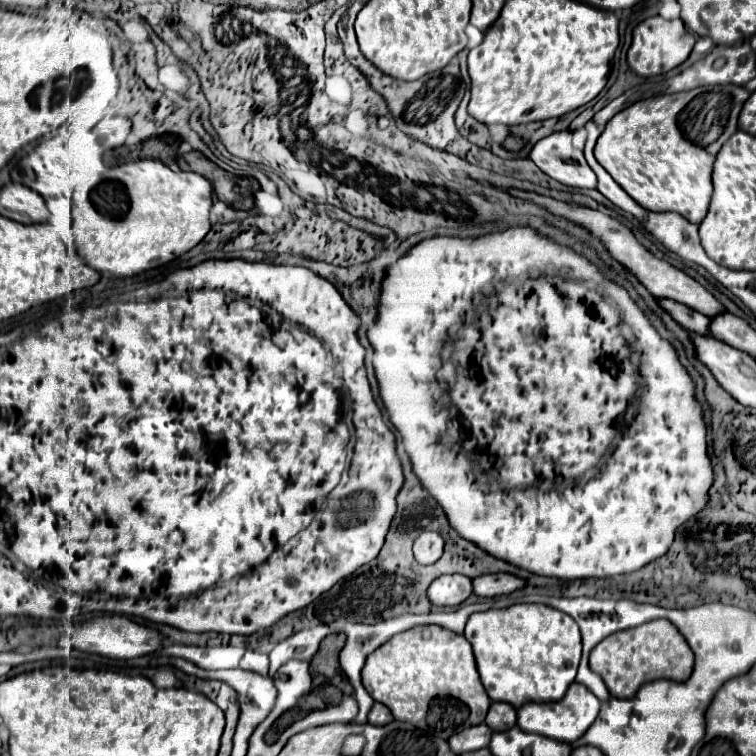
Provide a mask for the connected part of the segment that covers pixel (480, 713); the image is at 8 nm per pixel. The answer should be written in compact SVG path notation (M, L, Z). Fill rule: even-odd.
M419 626L379 646L363 666L363 686L375 702L385 704L395 720L433 730L441 738L481 724L491 706L481 684L471 644L441 626Z

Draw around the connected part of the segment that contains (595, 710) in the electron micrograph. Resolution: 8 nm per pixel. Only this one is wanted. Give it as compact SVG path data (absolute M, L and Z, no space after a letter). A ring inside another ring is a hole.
M573 682L567 690L567 694L559 700L559 702L547 702L547 704L539 704L539 702L529 702L525 706L521 706L517 710L517 726L522 730L529 730L559 742L575 742L577 738L581 738L587 728L593 724L593 720L599 714L599 706L601 702L597 700L597 696L593 696L585 686Z

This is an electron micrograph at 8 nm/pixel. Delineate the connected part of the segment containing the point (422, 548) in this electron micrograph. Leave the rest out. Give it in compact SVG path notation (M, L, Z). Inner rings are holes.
M423 532L413 544L413 552L419 564L433 564L443 554L443 538L437 532Z

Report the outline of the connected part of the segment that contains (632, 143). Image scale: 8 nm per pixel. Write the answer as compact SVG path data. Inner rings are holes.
M701 86L677 96L639 100L615 114L595 144L597 162L643 208L677 212L699 224L709 208L713 162L725 140L737 130L737 116L749 92L741 86ZM715 112L715 126L707 120ZM685 128L691 128L689 132Z

